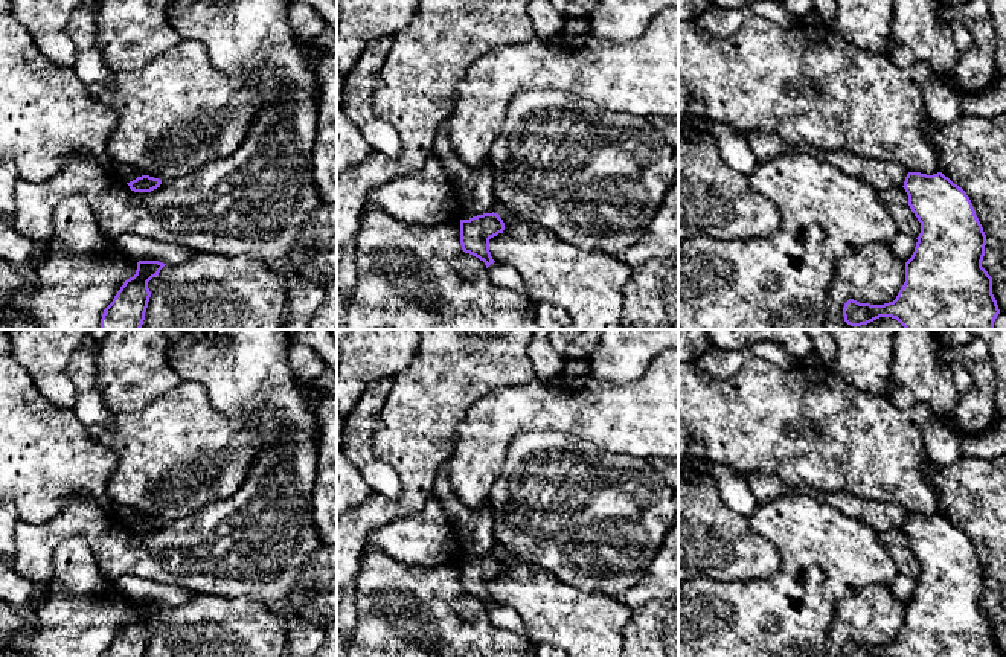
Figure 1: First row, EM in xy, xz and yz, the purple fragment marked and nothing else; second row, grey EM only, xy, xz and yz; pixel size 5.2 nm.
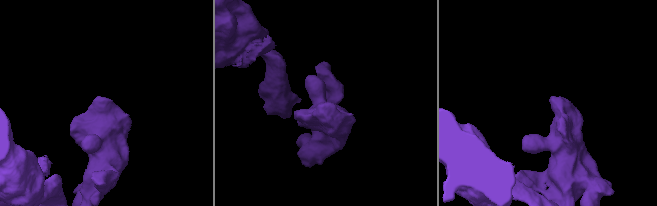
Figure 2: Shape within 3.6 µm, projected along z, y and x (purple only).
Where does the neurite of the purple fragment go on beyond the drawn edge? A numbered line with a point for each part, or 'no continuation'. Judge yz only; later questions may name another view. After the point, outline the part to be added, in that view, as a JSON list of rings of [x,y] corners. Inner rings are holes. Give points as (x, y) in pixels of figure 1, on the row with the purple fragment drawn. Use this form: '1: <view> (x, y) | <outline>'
1: yz (881, 176) | [[[802,145],[803,152],[814,155],[819,160],[831,163],[854,178],[858,178],[873,187],[876,192],[890,187],[904,186],[908,171],[893,162],[878,162],[866,159],[847,151],[822,151]]]

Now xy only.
1: xy (125, 173) | [[[114,163],[113,172],[123,183],[130,183],[130,181],[136,180],[137,177],[145,175],[137,168],[123,165],[123,163]]]

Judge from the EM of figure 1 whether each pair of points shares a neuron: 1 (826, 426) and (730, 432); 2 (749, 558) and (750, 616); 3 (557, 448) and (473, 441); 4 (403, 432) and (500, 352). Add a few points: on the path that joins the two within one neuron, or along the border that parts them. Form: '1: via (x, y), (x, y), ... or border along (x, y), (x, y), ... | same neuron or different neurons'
1: via (802, 426), (755, 426) | same neuron
2: border along (779, 560), (779, 567), (765, 578), (712, 580) | different neurons
3: border along (543, 430), (522, 430), (511, 441), (497, 477) | different neurons
4: via (427, 407), (476, 358) | same neuron

